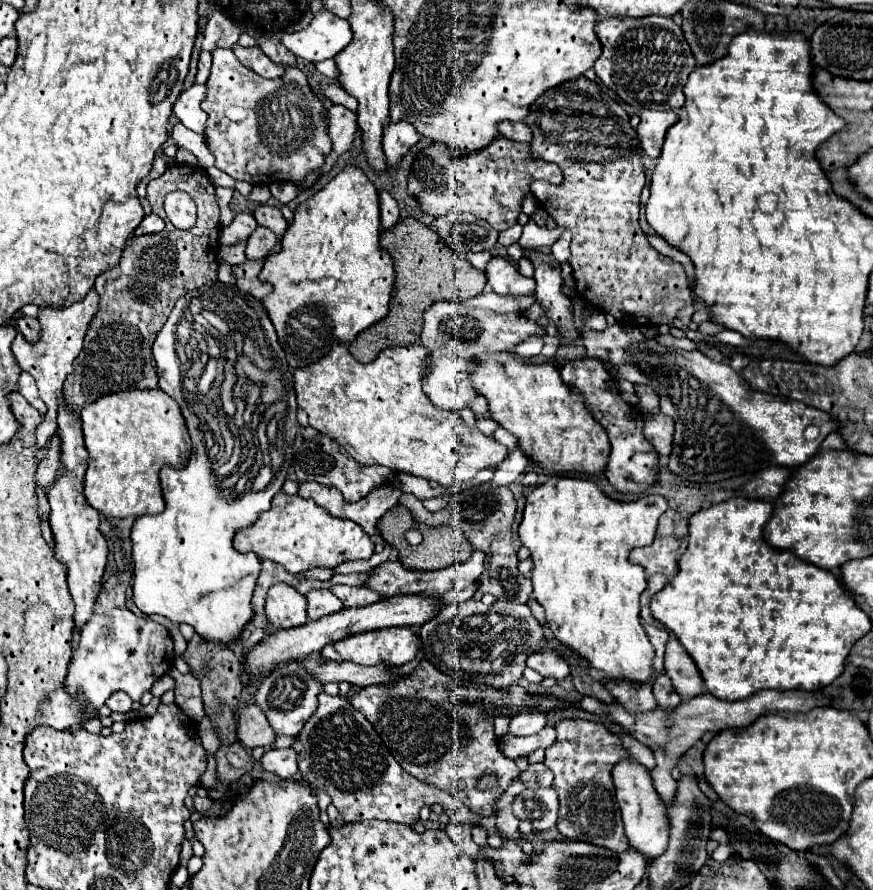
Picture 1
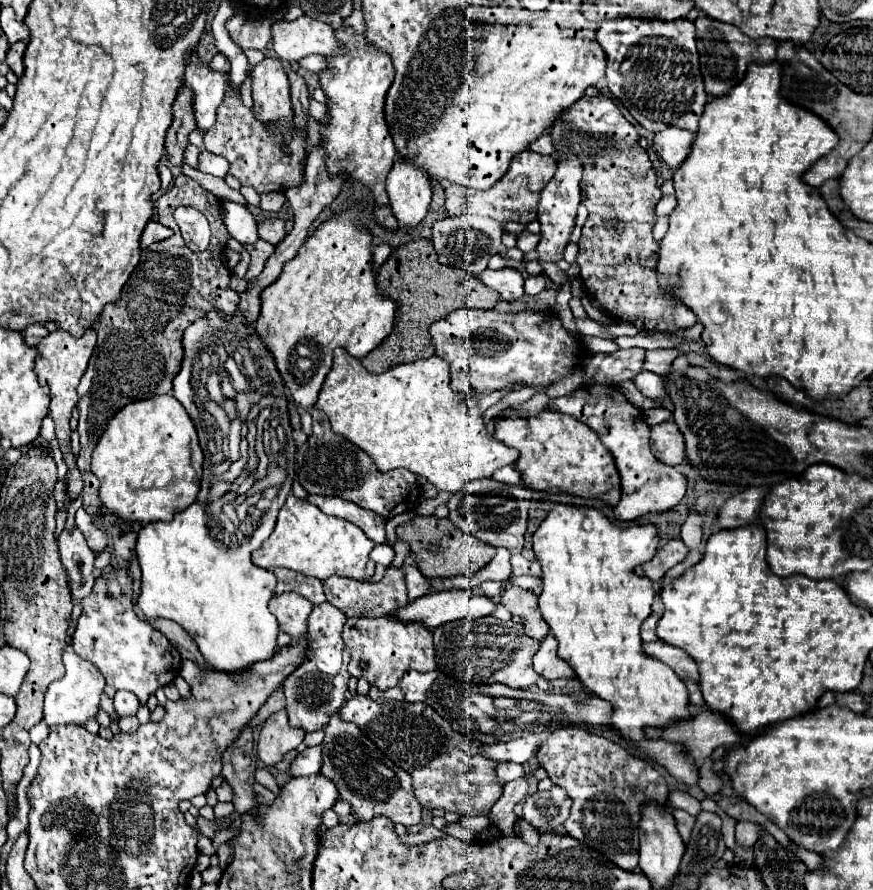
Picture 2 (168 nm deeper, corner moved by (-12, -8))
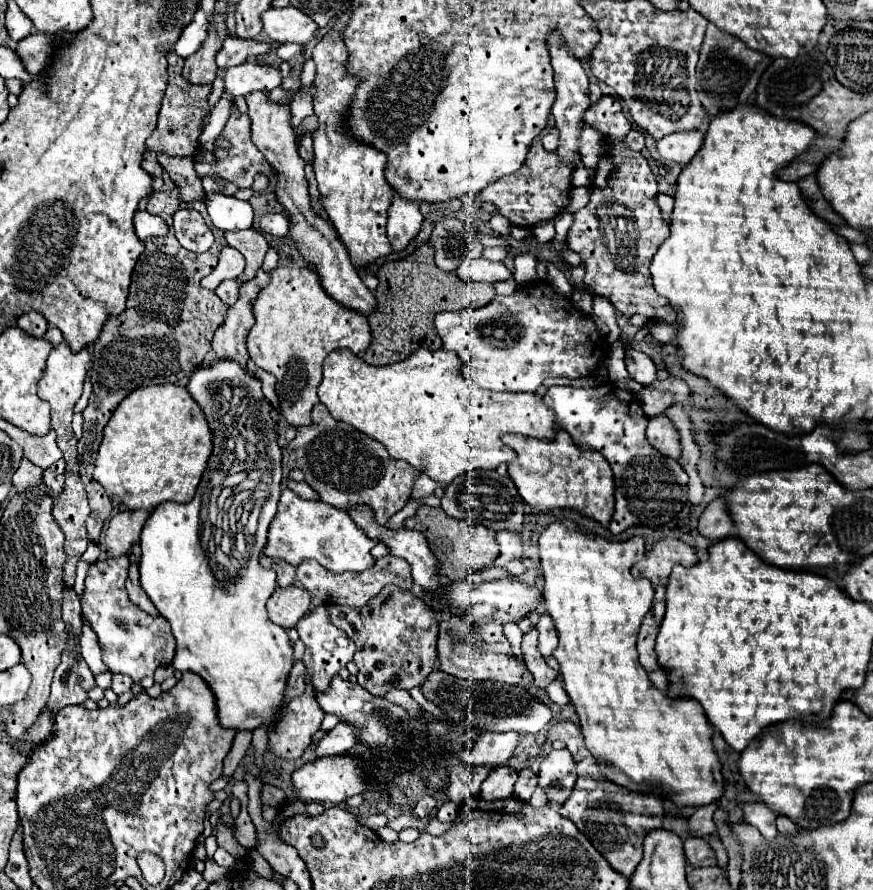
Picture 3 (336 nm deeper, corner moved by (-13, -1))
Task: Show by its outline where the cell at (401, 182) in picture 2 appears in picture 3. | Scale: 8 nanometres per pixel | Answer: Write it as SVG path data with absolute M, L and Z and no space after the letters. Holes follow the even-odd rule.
M398 192L394 194L390 212L388 212L388 238L394 250L404 250L408 242L418 234L422 226L420 204L414 200L402 198Z

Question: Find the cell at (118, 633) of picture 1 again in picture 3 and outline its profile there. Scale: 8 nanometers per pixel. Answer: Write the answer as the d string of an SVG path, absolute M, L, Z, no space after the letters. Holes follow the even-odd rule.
M128 556L94 562L86 576L86 588L80 600L84 608L84 620L98 636L102 660L108 666L108 670L112 674L128 674L136 684L140 684L142 678L154 676L156 668L172 664L176 640L170 632L170 624L164 618L152 618L128 600L124 588L128 568Z

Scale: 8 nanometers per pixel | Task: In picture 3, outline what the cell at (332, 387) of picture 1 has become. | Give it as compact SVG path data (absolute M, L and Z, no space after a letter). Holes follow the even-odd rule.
M348 348L334 350L324 360L324 378L318 386L320 402L334 420L346 422L356 430L382 442L394 460L406 460L432 480L448 486L456 476L468 470L492 470L498 464L514 460L516 452L502 444L500 436L516 432L538 440L554 438L554 412L544 400L530 392L496 392L486 390L468 380L460 368L460 356L446 350L420 348L402 362L390 366L370 366Z

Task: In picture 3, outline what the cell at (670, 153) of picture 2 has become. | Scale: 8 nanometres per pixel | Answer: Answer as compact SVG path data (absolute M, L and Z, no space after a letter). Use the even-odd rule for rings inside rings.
M690 130L690 132L674 132L670 136L662 136L662 140L656 142L656 150L664 160L672 160L678 164L688 164L694 154L702 146L702 132Z

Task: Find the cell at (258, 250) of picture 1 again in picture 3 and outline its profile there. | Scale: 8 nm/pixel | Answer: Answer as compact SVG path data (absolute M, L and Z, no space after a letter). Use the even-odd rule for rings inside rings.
M250 228L250 230L240 230L240 232L226 232L226 240L228 240L228 246L240 250L246 258L246 268L238 276L238 280L246 282L254 278L256 270L262 266L262 260L268 252L266 238L258 230Z

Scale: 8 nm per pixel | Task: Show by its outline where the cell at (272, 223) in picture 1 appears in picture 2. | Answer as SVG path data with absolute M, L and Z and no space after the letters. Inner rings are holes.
M273 217L273 219L265 219L261 225L259 225L259 239L263 241L269 241L271 245L277 245L279 241L283 241L285 237L285 223L283 219L279 217Z

